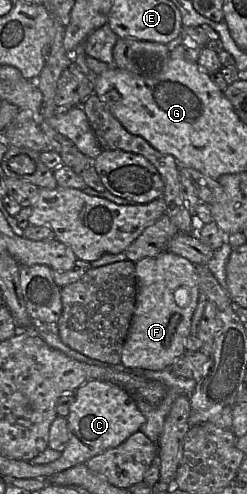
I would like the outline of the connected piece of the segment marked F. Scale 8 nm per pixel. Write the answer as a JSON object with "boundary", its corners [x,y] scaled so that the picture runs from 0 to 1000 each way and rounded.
{"boundary":[[[664,508],[547,530],[551,623],[494,709],[494,737],[522,747],[664,749],[753,713],[753,684],[798,619],[806,577],[794,536]]]}

